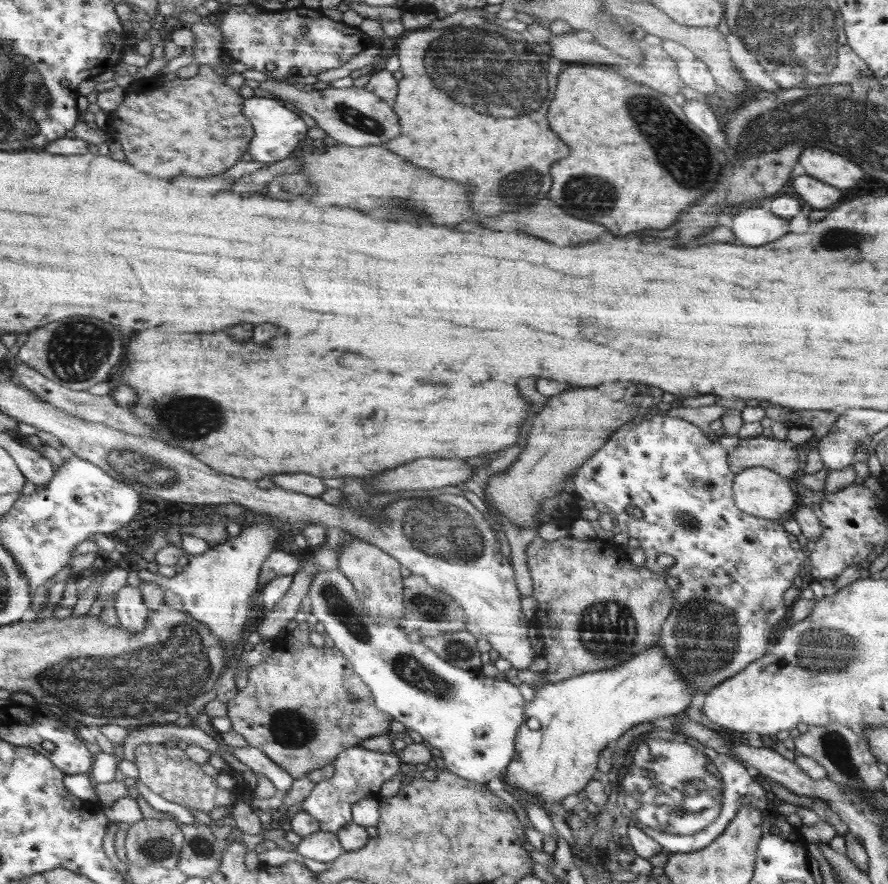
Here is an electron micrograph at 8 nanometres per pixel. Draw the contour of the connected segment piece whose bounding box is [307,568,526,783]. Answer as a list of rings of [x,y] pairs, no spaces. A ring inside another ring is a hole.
[[[318,569],[308,589],[312,600],[312,616],[324,626],[326,634],[334,641],[353,664],[353,669],[374,694],[375,705],[390,714],[407,730],[420,733],[426,743],[442,753],[441,764],[450,772],[466,780],[488,783],[494,776],[501,776],[504,768],[515,757],[516,736],[525,719],[524,700],[518,686],[507,680],[498,681],[485,676],[480,670],[460,669],[438,656],[427,645],[408,640],[407,633],[394,621],[372,621],[362,601],[356,596],[356,588],[340,569]]]

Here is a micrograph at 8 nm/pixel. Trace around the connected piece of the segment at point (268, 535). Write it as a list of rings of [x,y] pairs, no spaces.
[[[264,520],[263,522],[255,522],[254,526],[252,524],[248,526],[247,528],[243,529],[242,532],[232,538],[230,537],[226,542],[216,545],[214,547],[211,547],[208,551],[202,554],[202,556],[199,555],[192,555],[190,553],[187,554],[190,562],[188,566],[184,568],[184,570],[181,573],[178,573],[175,577],[168,578],[168,576],[164,576],[164,574],[160,573],[154,573],[150,572],[148,569],[142,569],[139,570],[139,578],[143,582],[156,582],[156,584],[160,584],[164,590],[171,590],[174,593],[177,593],[181,596],[184,602],[185,609],[188,613],[190,613],[192,616],[196,617],[196,620],[200,620],[200,622],[204,622],[206,626],[209,626],[212,628],[212,632],[216,634],[216,636],[220,636],[220,640],[224,640],[224,648],[226,648],[226,652],[229,653],[229,660],[230,655],[232,654],[232,650],[238,646],[238,642],[242,640],[242,632],[244,632],[244,626],[246,626],[246,622],[250,619],[250,610],[252,610],[252,598],[254,598],[254,592],[256,592],[256,588],[258,588],[258,574],[260,574],[260,566],[263,566],[264,559],[268,558],[268,555],[272,554],[272,550],[274,550],[274,542],[276,542],[276,538],[278,538],[278,530],[272,526],[272,523],[268,523],[268,520]]]

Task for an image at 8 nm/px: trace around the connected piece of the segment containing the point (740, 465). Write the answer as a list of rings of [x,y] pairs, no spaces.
[[[761,434],[740,439],[738,446],[728,454],[728,463],[736,474],[748,468],[763,467],[790,478],[800,468],[798,458],[800,454],[792,442]]]

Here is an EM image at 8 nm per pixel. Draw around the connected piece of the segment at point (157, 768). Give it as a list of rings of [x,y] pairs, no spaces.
[[[144,744],[136,750],[135,763],[141,772],[138,778],[142,784],[165,798],[176,801],[182,807],[189,807],[189,810],[209,814],[215,808],[229,807],[237,800],[234,790],[222,790],[217,784],[216,777],[206,774],[202,763],[192,760],[184,746]]]

